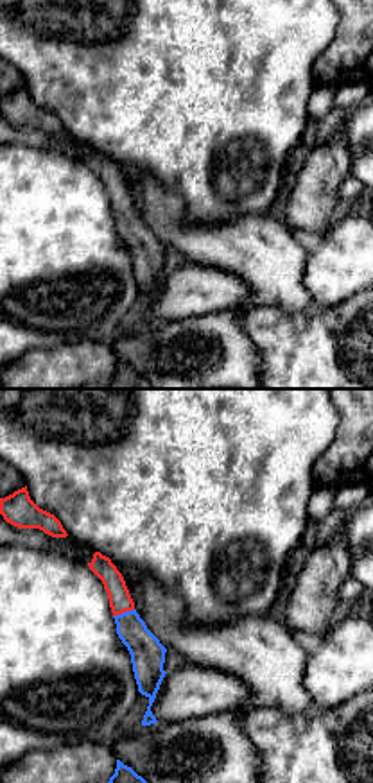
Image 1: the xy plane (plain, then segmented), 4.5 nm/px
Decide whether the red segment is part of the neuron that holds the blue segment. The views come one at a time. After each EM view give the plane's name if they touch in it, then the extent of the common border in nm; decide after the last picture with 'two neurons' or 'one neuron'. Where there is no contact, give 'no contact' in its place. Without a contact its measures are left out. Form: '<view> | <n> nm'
xy | 100 nm

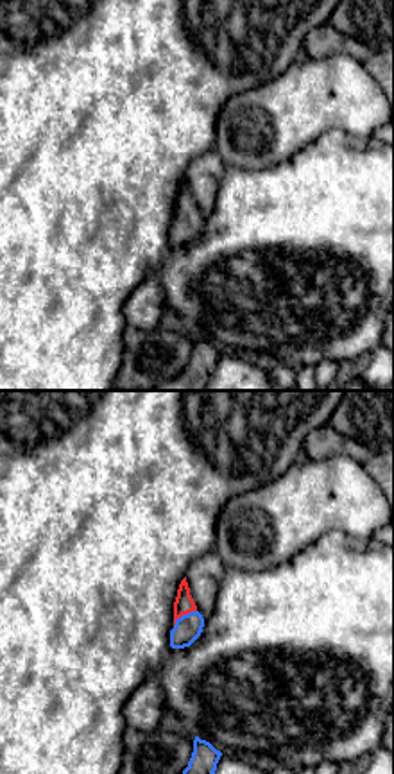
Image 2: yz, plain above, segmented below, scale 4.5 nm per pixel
yz | 130 nm

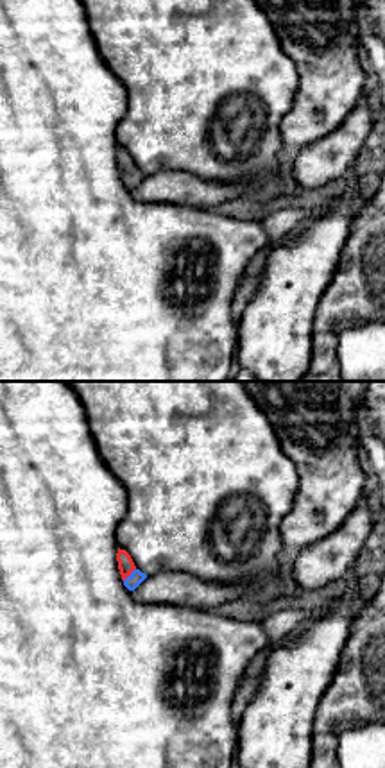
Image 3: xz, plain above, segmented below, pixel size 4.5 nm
xz | 80 nm

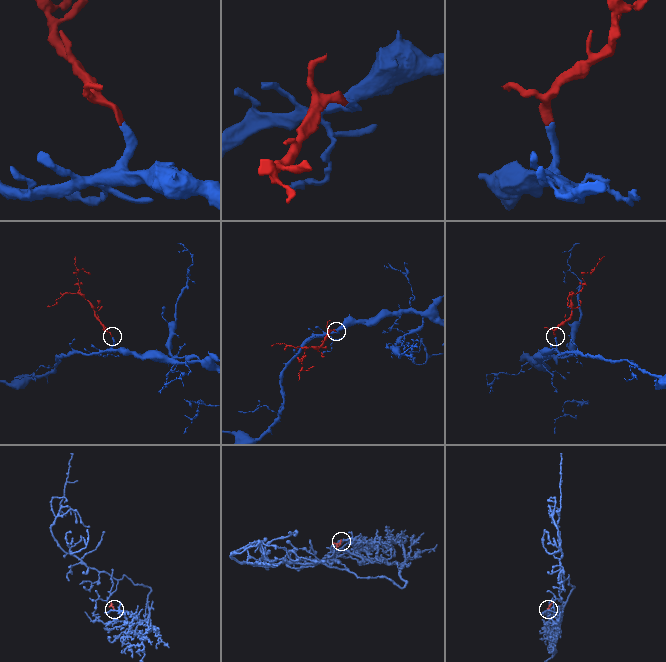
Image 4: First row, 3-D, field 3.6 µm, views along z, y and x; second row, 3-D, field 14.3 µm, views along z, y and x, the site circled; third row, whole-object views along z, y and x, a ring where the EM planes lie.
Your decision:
one neuron

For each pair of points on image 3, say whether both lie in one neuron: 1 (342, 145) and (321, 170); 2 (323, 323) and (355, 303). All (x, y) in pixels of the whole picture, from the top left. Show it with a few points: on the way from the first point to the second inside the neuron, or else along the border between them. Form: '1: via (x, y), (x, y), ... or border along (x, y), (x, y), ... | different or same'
1: via (339, 153), (328, 163) | same
2: via (330, 315), (342, 303), (348, 303) | same

